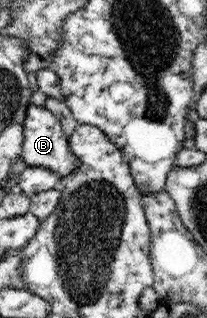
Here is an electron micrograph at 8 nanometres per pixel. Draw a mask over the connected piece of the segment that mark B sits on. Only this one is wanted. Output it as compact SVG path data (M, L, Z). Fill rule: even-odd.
M30 104L23 121L22 155L27 167L42 167L54 171L61 179L70 176L80 167L79 157L69 148L68 136L61 121L45 106Z

